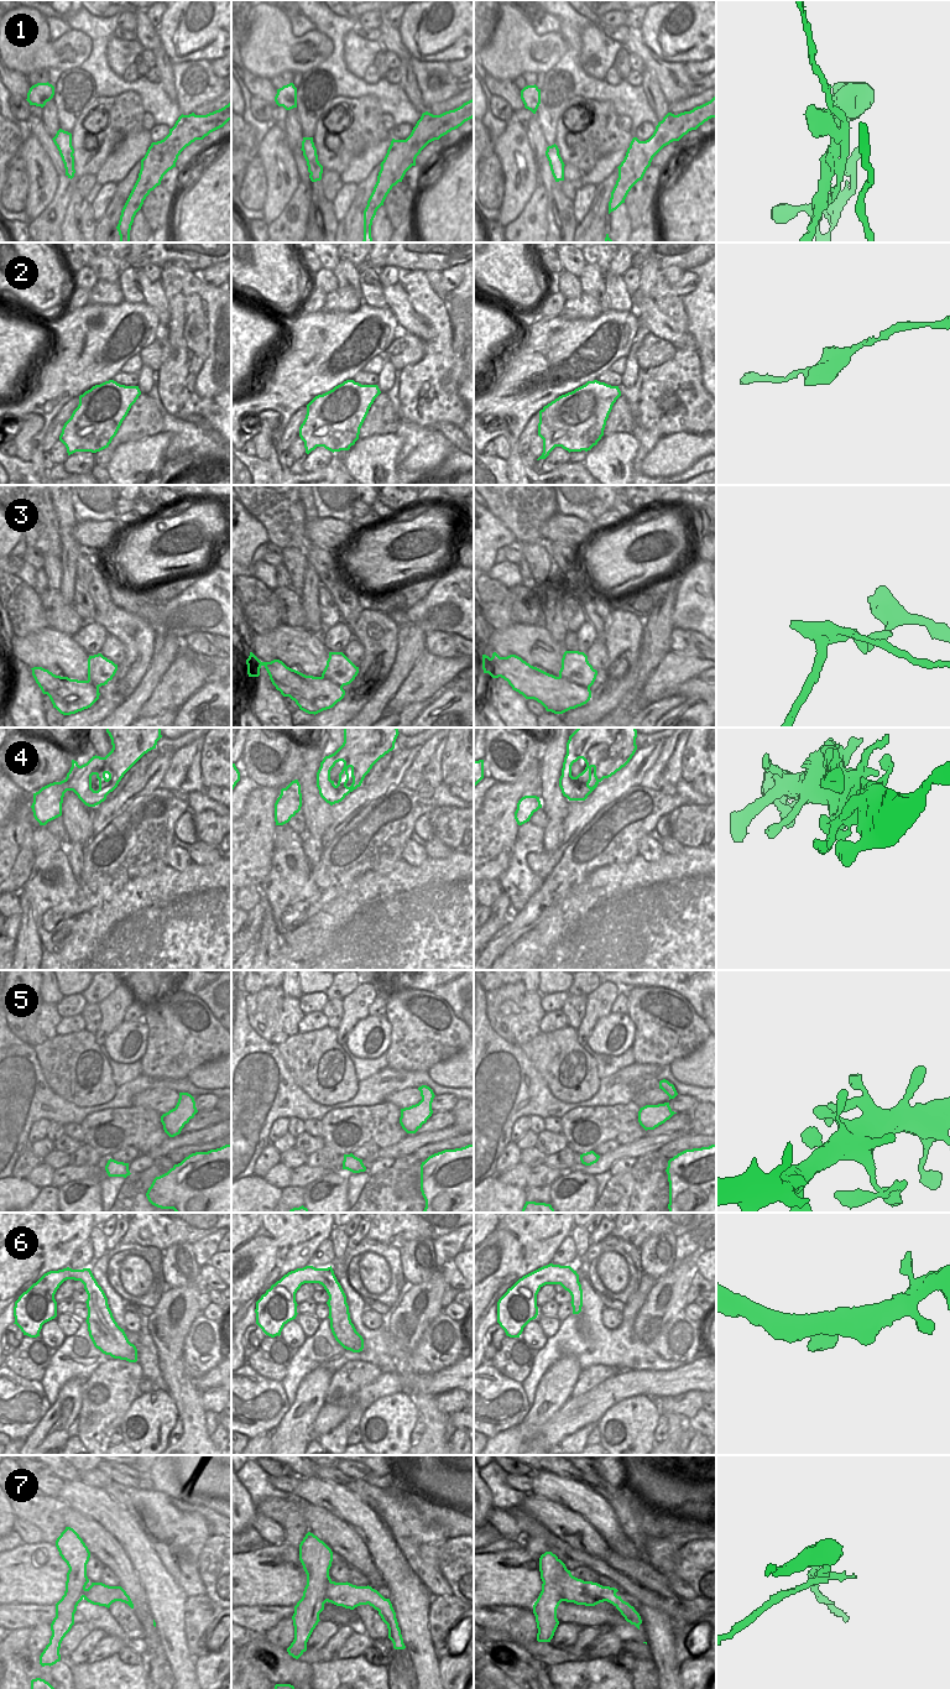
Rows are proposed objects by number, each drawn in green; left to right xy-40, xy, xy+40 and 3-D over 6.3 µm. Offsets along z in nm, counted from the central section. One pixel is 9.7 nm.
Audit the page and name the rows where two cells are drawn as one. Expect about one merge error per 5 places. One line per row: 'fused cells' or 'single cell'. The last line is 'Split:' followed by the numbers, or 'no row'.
1: fused cells
2: single cell
3: fused cells
4: single cell
5: single cell
6: single cell
7: fused cells
Split: 1, 3, 7

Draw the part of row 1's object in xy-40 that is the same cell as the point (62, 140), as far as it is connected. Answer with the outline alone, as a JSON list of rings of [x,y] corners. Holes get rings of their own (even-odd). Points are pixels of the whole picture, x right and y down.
[[[59,129],[52,140],[54,145],[57,146],[59,155],[62,157],[62,161],[64,163],[66,176],[68,176],[71,160],[74,153],[74,148],[72,146],[72,134]]]

